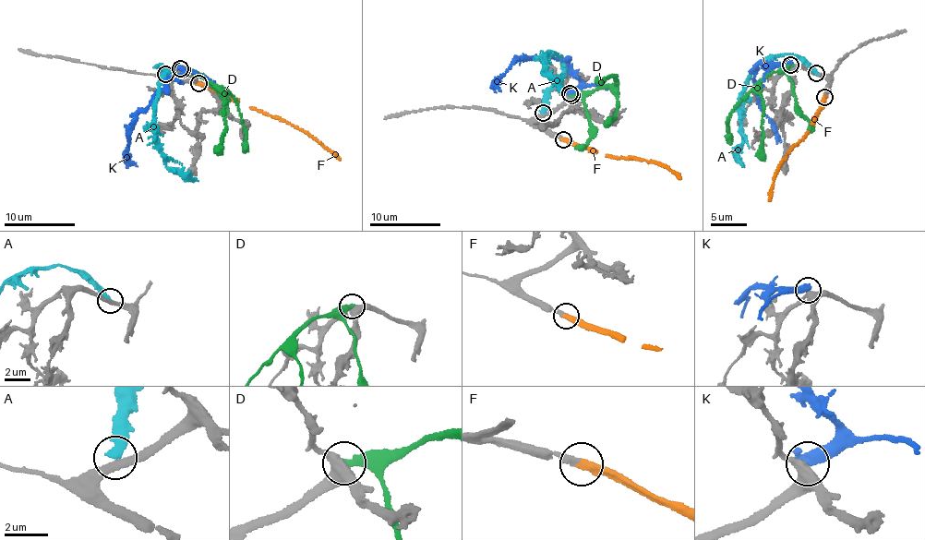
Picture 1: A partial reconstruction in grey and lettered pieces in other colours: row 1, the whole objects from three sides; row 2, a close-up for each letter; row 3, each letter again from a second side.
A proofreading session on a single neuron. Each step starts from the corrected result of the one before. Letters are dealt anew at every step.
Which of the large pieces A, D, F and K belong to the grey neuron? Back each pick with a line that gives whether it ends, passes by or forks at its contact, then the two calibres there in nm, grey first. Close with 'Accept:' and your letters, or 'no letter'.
F: it ends; calibres 300 and 400 nm
Accept: F

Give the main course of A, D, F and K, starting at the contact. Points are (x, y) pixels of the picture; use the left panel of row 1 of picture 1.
A: (165, 74), (158, 68), (161, 65), (164, 73), (159, 84), (154, 122), (157, 149), (165, 165), (198, 181)
D: (182, 68), (206, 76), (234, 98), (245, 134), (244, 151)
F: (199, 83), (307, 131), (341, 160)
K: (179, 69), (184, 69), (153, 96), (153, 101), (137, 115), (128, 131), (128, 160), (138, 166)

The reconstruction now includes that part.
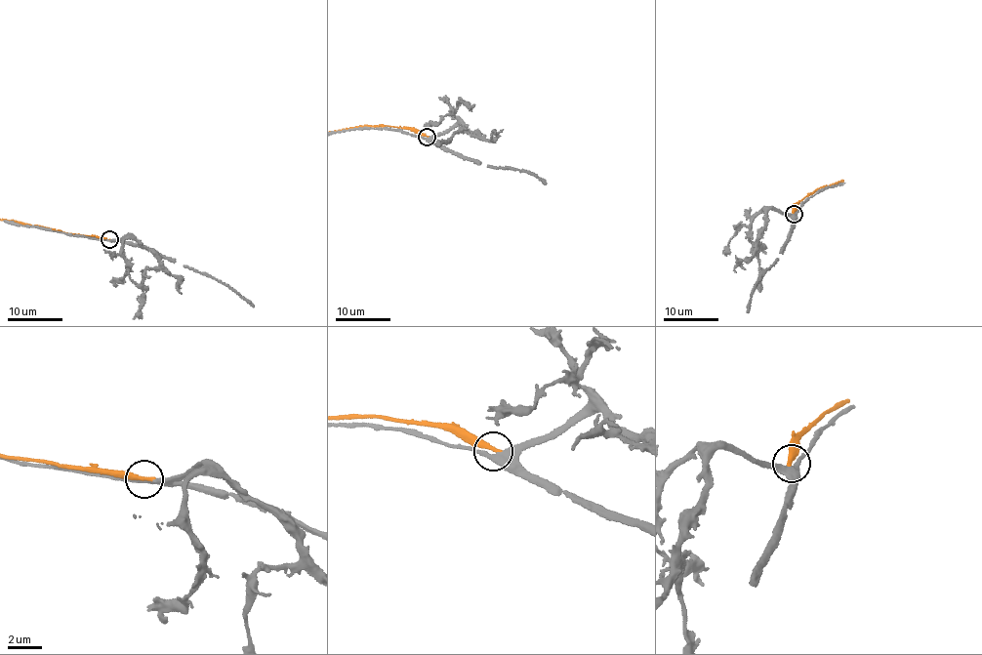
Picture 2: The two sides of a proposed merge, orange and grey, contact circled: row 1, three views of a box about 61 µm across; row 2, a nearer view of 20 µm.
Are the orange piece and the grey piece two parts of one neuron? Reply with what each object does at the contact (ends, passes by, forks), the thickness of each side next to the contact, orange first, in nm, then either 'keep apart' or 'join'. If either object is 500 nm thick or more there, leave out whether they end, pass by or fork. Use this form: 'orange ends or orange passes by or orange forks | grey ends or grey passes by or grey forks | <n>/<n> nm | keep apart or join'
orange ends | grey passes by | 320/320 nm | keep apart

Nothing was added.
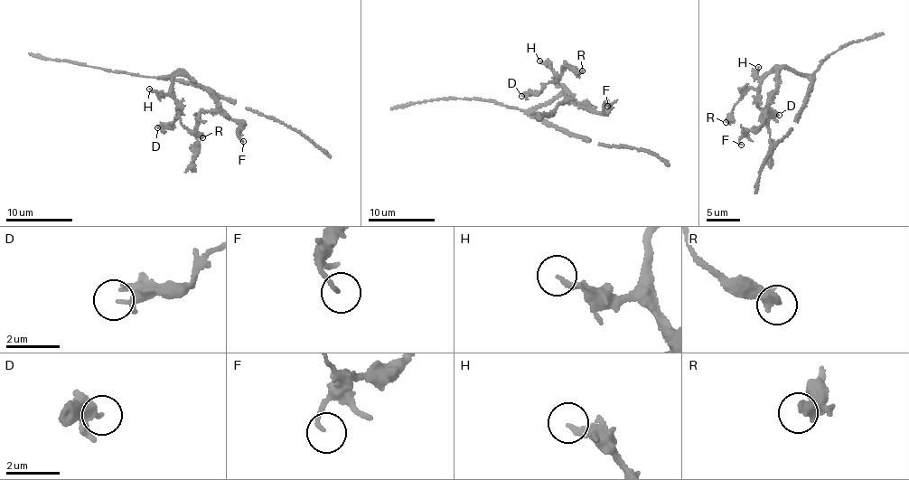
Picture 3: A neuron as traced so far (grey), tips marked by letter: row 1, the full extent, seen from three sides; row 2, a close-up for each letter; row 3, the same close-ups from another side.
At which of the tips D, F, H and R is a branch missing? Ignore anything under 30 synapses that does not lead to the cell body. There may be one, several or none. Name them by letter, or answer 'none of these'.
none of these

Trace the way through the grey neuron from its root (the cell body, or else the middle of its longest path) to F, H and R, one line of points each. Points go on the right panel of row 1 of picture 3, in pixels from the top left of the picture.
F: (811, 84), (803, 74), (784, 68), (779, 71), (776, 87), (763, 123), (739, 140), (741, 145)
H: (811, 84), (808, 79), (784, 66), (775, 66), (760, 78), (757, 75), (758, 67)
R: (811, 84), (803, 76), (784, 66), (775, 66), (760, 84), (743, 95), (726, 122)

